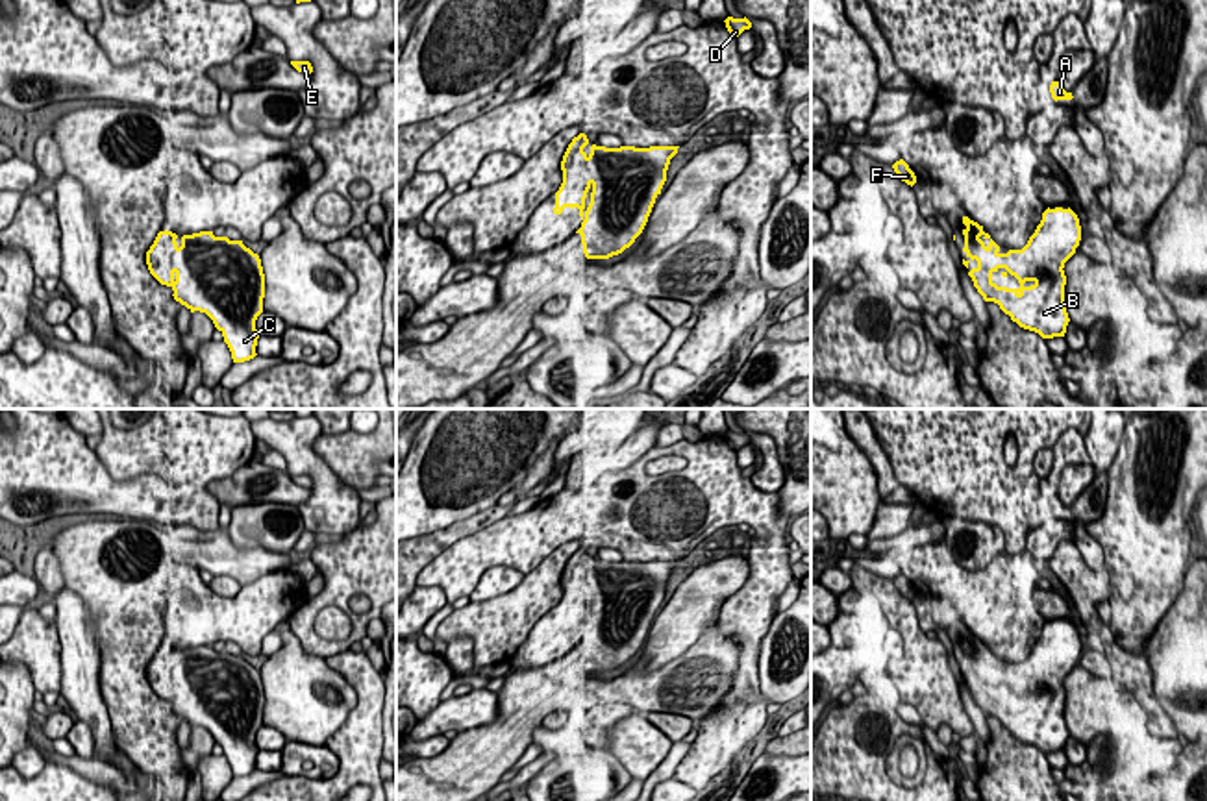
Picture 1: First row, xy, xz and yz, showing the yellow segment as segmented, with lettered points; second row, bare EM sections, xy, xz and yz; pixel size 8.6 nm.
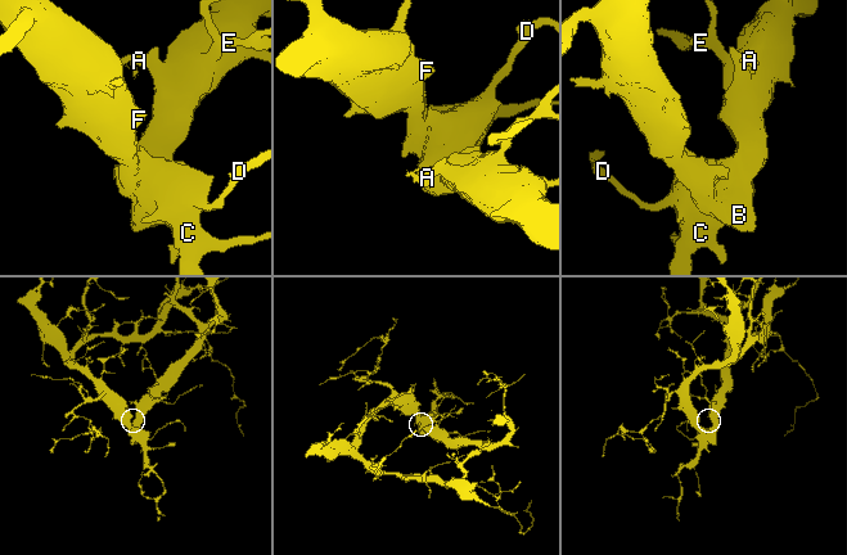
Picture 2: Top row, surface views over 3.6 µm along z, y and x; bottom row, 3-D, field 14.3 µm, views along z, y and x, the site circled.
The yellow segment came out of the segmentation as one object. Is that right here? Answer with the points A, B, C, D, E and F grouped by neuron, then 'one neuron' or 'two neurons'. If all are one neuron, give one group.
A B C D E F | one neuron

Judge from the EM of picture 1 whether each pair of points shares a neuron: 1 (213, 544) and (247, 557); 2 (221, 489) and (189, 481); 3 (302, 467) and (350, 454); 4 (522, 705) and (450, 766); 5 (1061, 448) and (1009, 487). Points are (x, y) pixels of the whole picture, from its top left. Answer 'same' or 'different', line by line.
1: same
2: different
3: different
4: same
5: different

